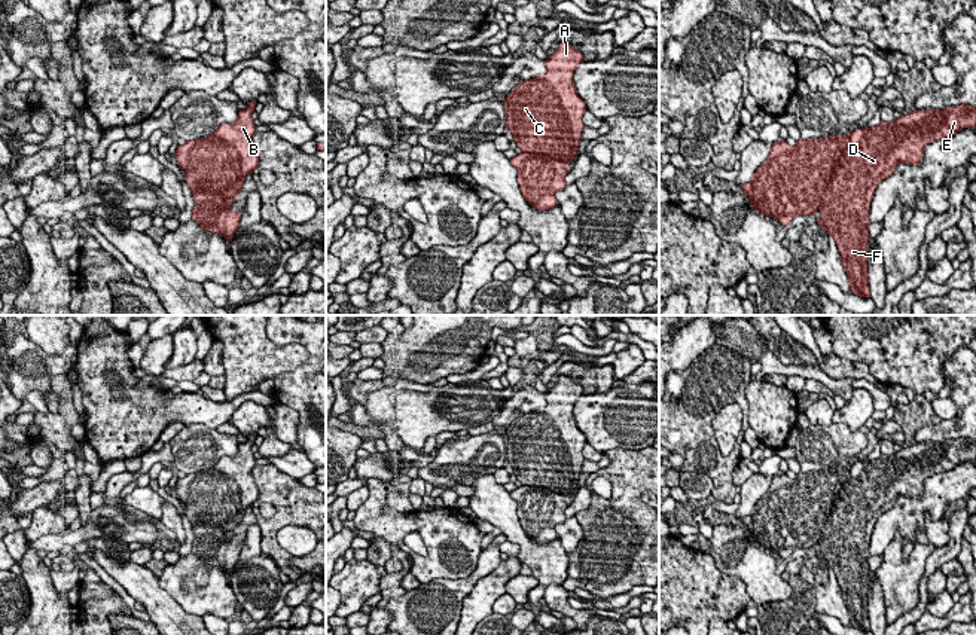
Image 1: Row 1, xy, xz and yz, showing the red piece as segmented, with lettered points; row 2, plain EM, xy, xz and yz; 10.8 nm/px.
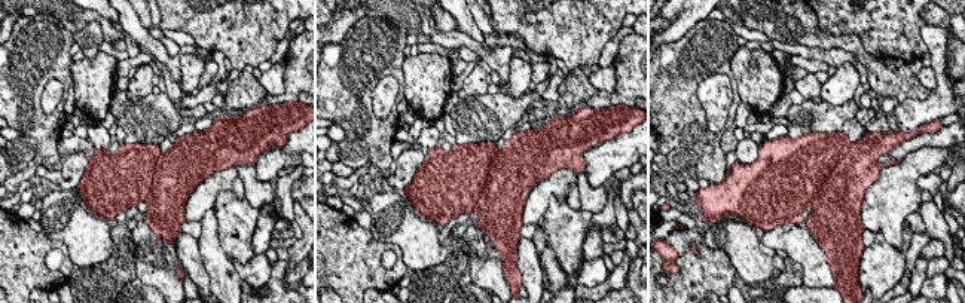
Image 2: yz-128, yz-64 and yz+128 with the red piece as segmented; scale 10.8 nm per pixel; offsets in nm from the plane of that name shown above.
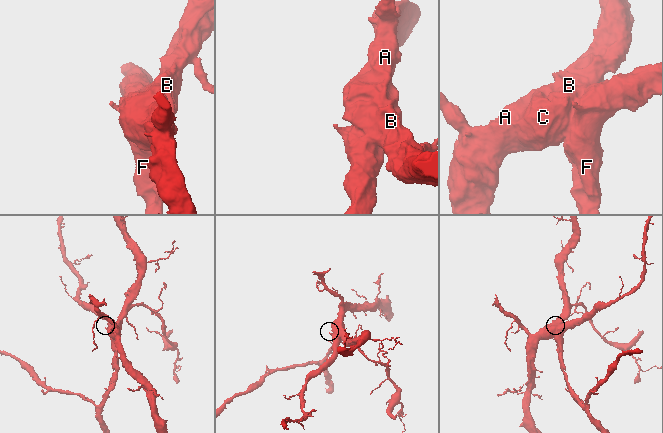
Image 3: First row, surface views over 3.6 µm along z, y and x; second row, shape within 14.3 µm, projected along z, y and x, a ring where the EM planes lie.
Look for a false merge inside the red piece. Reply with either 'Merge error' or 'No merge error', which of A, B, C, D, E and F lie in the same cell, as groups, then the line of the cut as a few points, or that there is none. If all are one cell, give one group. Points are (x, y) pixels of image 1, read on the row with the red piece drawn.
Merge error. Groups: A B C / D E F. Split along yz (842, 136), (842, 149), (830, 179), (817, 185), (817, 208)

